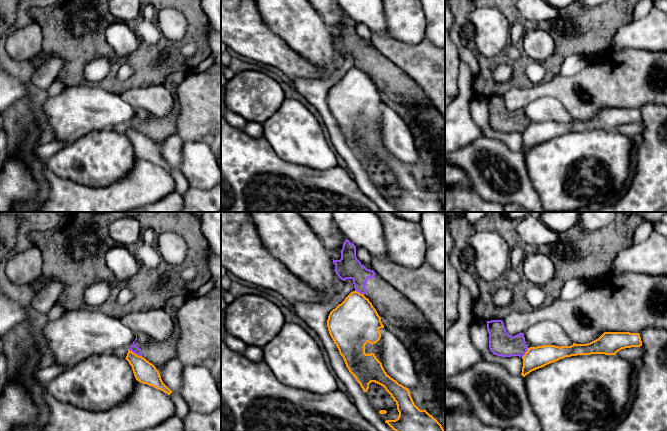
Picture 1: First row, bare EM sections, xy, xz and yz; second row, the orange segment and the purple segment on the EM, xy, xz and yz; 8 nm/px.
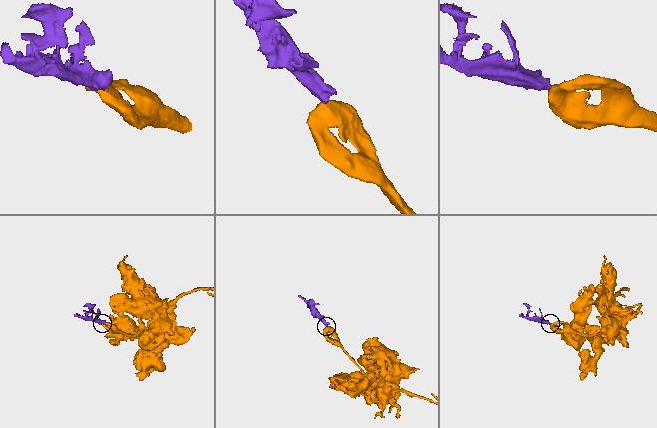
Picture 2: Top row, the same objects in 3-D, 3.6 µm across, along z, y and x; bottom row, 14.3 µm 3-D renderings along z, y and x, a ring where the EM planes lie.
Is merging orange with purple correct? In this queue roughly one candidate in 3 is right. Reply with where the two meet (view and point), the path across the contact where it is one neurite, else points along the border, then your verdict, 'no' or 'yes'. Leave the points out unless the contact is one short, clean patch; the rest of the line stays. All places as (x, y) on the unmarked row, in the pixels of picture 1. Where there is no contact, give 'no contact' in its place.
xy (134, 129) | along xy (128, 125), (141, 132) | no

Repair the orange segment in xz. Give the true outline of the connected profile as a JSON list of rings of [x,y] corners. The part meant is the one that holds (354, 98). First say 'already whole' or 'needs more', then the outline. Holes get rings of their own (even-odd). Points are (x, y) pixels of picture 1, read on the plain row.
already whole; [[[357,67],[351,68],[341,80],[330,88],[327,103],[331,114],[345,137],[346,143],[360,160],[363,167],[367,168],[369,160],[375,158],[383,162],[396,178],[399,188],[398,194],[386,196],[385,199],[400,212],[445,212],[445,206],[442,201],[425,185],[420,186],[415,181],[409,165],[399,160],[385,148],[382,139],[374,129],[365,129],[367,118],[373,121],[380,116],[381,109],[379,105],[384,104],[384,101],[376,85],[364,70],[360,70]]]

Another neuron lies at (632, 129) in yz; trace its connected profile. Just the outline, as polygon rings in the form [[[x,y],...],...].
[[[642,122],[625,124],[625,125],[618,127],[616,131],[629,137],[634,136],[634,135],[642,136],[643,124]]]

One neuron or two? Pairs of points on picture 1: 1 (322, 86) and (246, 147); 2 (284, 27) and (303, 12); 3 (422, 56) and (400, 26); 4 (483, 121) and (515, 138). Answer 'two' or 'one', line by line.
1: two
2: one
3: two
4: one

